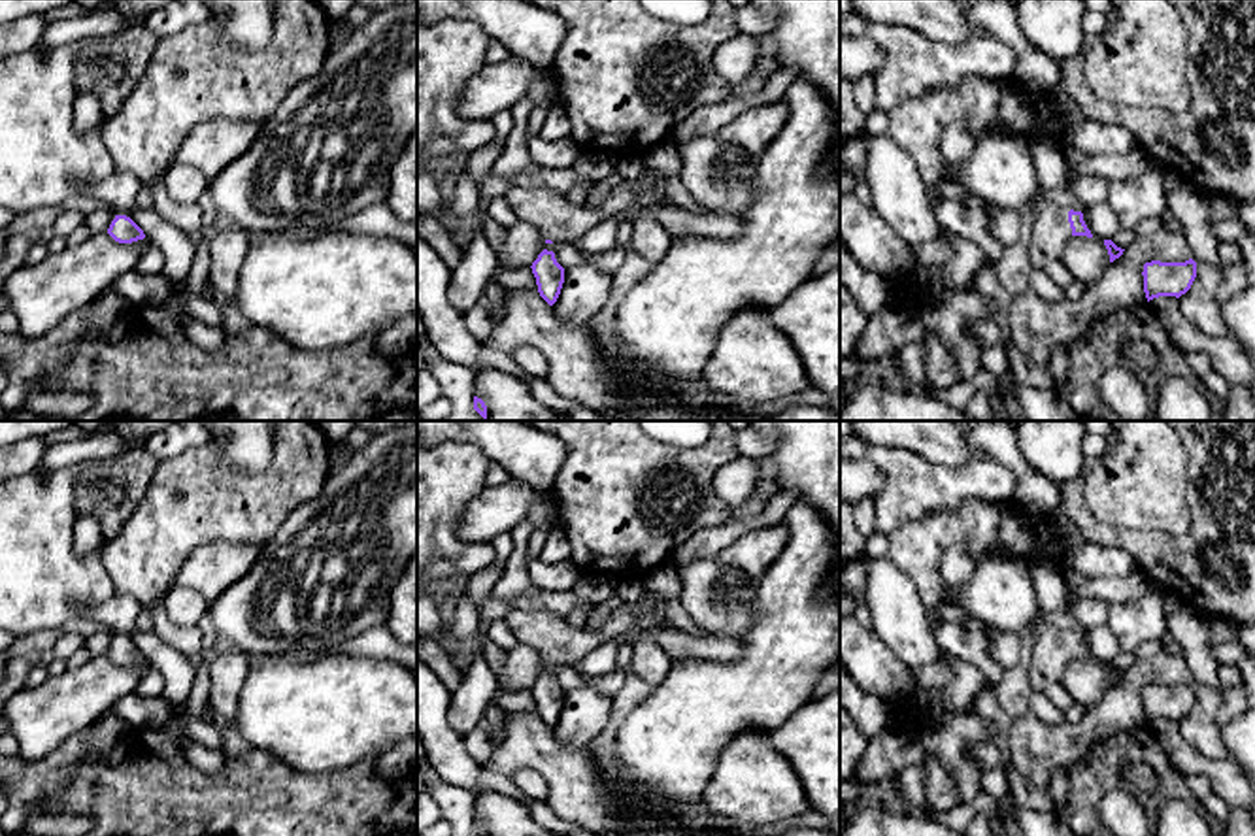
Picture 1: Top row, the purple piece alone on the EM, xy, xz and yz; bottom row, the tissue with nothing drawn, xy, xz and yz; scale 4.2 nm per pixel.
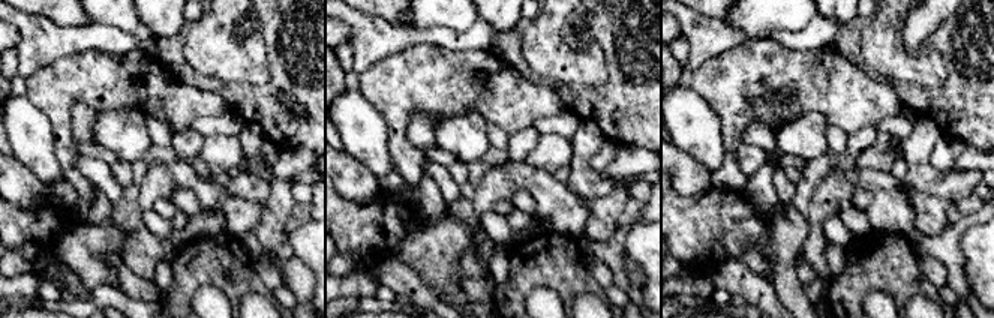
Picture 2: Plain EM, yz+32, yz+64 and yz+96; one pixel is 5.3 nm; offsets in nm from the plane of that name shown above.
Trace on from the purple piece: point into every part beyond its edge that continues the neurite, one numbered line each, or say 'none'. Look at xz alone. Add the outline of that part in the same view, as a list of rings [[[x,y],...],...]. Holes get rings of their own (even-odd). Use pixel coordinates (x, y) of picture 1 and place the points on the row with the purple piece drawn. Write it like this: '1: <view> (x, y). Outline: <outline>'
1: xz (550, 212). Outline: [[[647,170],[638,179],[623,179],[610,189],[600,206],[572,206],[564,194],[553,189],[523,189],[517,185],[506,192],[506,202],[519,221],[536,226],[545,240],[574,243],[594,225],[606,219],[617,219],[634,202],[638,192],[657,177],[661,177],[659,172]]]

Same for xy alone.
none

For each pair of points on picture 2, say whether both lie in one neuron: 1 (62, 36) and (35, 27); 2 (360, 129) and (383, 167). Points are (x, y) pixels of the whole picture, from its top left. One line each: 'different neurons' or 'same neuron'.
1: same neuron
2: same neuron

